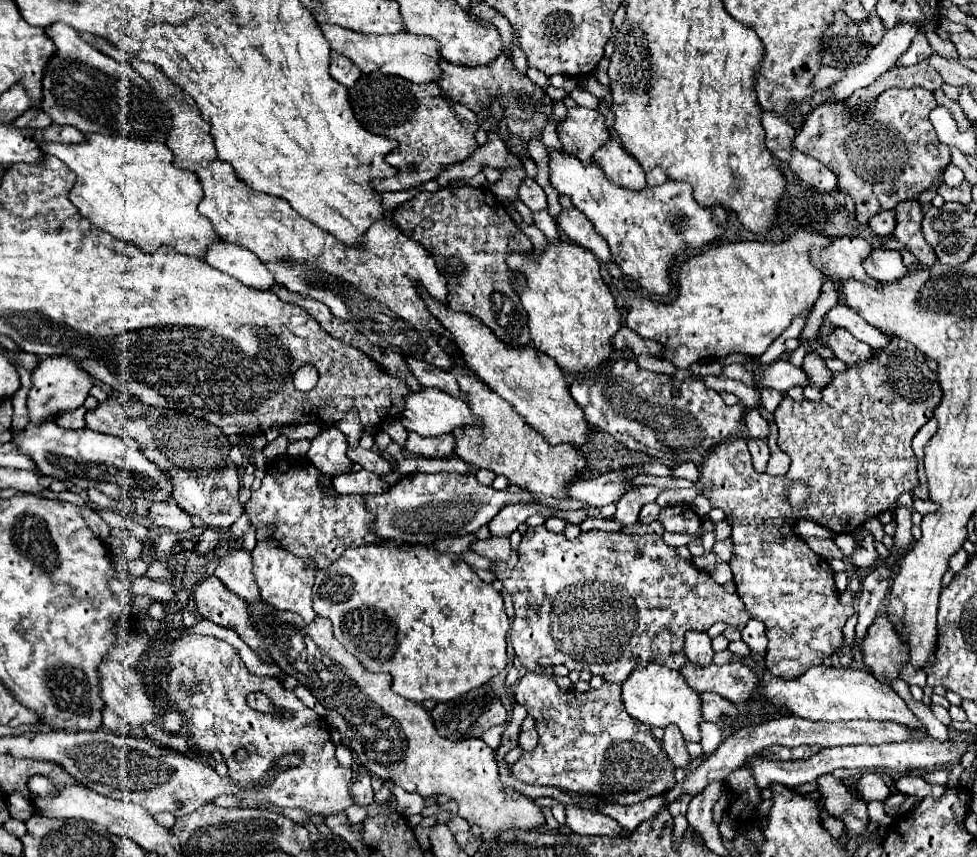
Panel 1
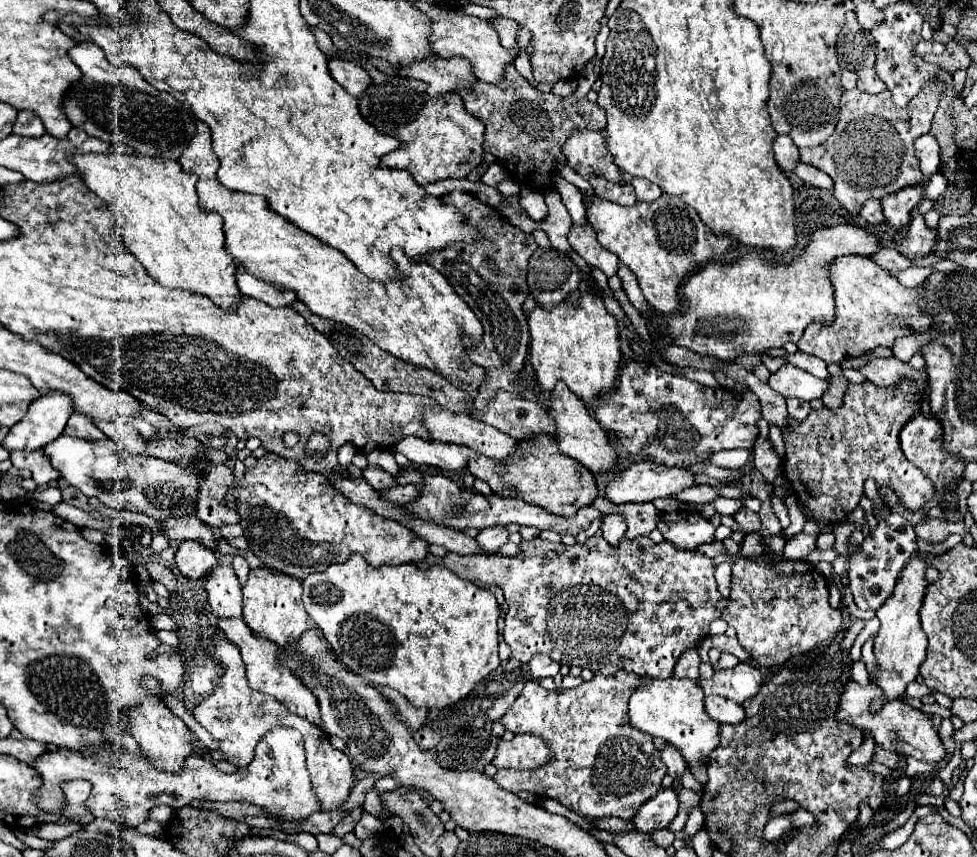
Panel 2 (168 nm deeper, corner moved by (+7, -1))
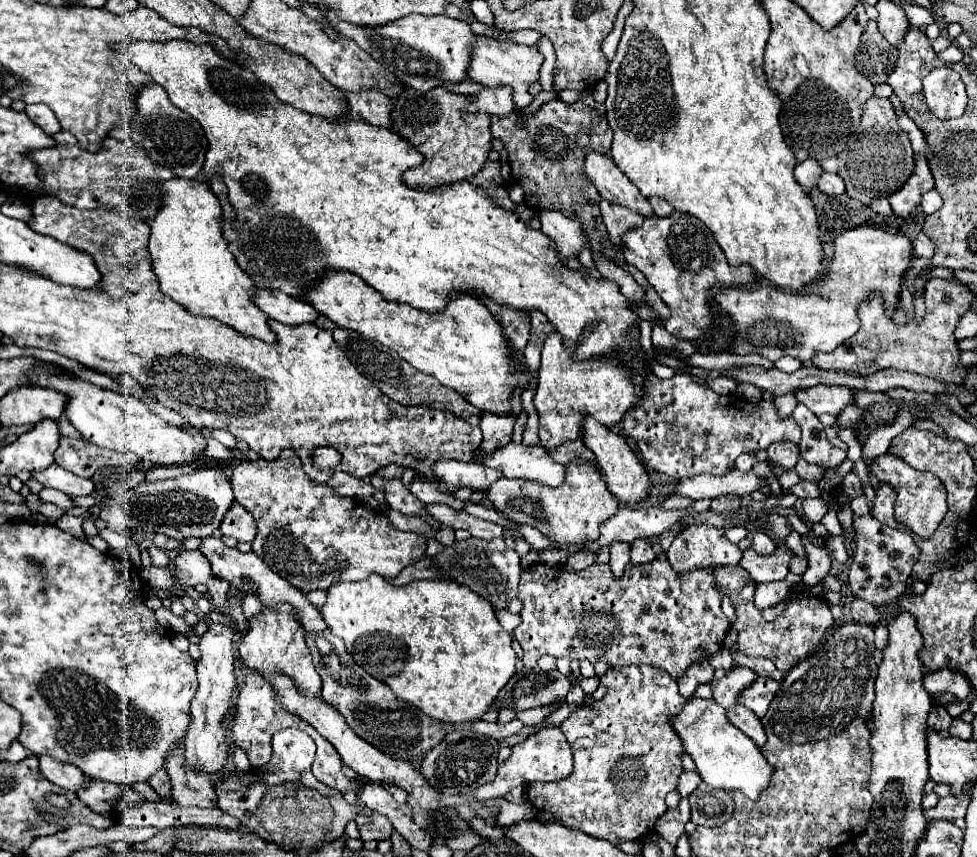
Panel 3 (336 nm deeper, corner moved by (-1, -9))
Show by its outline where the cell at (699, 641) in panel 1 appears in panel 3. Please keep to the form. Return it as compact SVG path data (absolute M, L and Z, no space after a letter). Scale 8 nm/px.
M701 659L701 661L693 663L691 667L687 667L687 671L683 673L683 677L677 681L679 693L681 693L685 699L689 699L691 693L697 689L697 685L709 683L711 679L713 679L713 667L711 667L705 659Z

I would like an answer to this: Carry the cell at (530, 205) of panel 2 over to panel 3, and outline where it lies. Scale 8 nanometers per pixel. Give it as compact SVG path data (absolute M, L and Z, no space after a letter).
M539 211L541 231L555 239L557 249L563 257L579 257L581 249L589 243L581 223L565 217L561 211Z

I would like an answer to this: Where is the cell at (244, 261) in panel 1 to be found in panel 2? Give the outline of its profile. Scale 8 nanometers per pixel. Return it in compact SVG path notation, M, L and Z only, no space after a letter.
M243 265L237 267L237 273L235 273L235 279L237 279L237 287L243 295L247 297L255 297L271 307L287 307L291 305L297 297L293 291L287 291L287 289L279 289L263 279L259 279L257 275L249 273Z

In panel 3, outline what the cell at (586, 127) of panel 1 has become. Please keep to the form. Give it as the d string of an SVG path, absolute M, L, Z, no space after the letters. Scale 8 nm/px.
M591 151L585 157L585 173L603 199L623 205L631 211L639 211L639 215L643 217L655 217L649 201L637 191L627 175L623 175L623 171L615 165L611 157Z

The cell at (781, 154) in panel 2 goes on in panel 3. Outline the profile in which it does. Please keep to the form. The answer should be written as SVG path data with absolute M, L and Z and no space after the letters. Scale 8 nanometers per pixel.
M807 159L795 167L795 179L799 181L799 185L805 187L805 191L811 191L813 187L817 187L821 173L823 169L815 159Z

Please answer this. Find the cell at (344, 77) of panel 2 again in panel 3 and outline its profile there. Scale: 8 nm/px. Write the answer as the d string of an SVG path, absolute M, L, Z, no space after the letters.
M369 89L369 91L359 91L359 93L347 93L347 101L351 105L351 111L357 113L363 121L391 131L393 101L389 97L385 97L379 91Z

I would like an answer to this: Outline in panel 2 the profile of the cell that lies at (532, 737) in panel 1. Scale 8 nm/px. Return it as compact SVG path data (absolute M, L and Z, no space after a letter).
M515 735L511 741L501 741L493 765L513 769L537 769L549 759L549 747L533 735Z

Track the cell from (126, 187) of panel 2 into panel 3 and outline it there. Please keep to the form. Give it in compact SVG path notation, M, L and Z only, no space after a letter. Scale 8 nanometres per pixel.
M171 179L163 183L165 199L163 207L159 209L157 217L149 223L151 227L151 237L149 237L149 251L153 259L153 269L155 275L159 277L161 291L171 297L175 303L179 303L183 309L187 309L193 315L207 315L213 317L235 331L239 331L245 337L255 337L267 343L275 341L275 333L269 327L267 313L259 311L255 307L255 291L253 291L253 281L249 279L247 273L239 269L235 263L231 251L227 249L227 241L221 235L221 205L213 191L203 183L203 181L191 181L191 179Z

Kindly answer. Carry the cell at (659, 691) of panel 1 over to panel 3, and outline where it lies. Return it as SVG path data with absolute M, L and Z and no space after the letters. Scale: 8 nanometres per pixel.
M689 699L679 717L675 717L673 727L683 739L687 753L693 757L697 773L707 785L725 791L741 791L755 801L761 791L769 787L773 767L763 759L757 743L727 721L725 713L727 711L713 699Z

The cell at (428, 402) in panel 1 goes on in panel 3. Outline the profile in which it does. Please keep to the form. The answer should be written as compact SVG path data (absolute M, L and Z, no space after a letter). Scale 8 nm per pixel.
M509 443L481 461L491 469L501 471L507 479L527 479L549 487L559 487L565 479L565 465L555 463L541 445L527 447L523 443Z

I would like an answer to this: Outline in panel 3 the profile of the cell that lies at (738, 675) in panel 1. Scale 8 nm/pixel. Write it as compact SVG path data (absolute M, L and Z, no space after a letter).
M759 677L749 689L745 689L741 693L739 703L749 707L757 717L763 717L767 713L767 707L769 707L769 703L775 697L779 687L781 687L779 681L769 679L769 677Z

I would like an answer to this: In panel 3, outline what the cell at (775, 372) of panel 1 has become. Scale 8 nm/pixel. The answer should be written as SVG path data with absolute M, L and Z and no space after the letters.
M815 385L815 387L809 387L809 389L797 391L797 401L803 403L815 415L821 415L821 413L839 415L849 403L855 401L855 395L847 387Z

